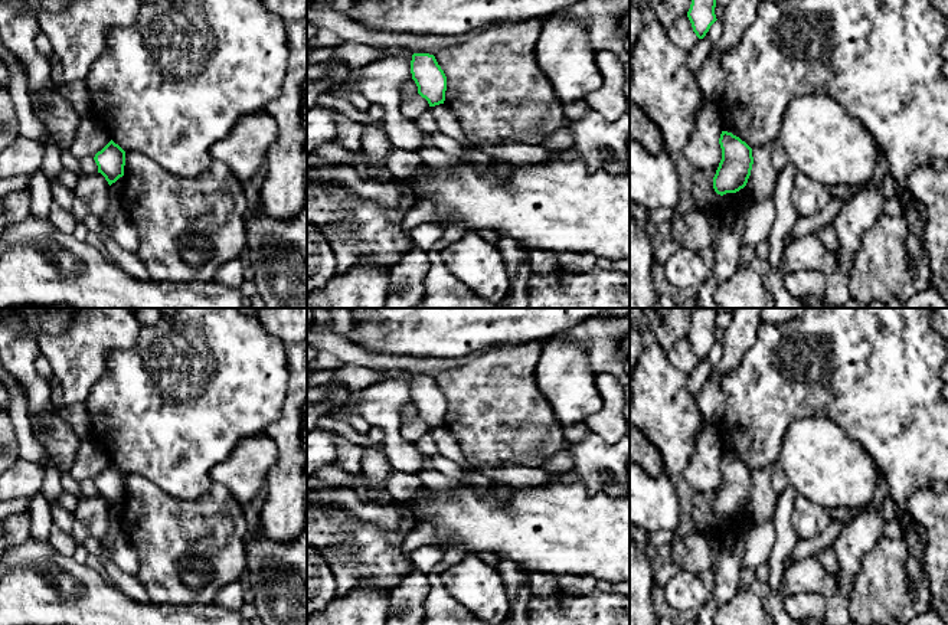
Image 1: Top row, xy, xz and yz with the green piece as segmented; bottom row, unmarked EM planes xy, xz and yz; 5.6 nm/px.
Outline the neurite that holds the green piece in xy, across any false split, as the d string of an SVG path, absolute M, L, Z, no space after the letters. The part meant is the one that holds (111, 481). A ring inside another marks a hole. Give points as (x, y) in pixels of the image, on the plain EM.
M112 462L94 480L98 495L101 495L111 508L124 498L125 474Z

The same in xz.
M413 376L411 396L418 409L418 416L428 423L429 429L444 426L447 399L434 377Z

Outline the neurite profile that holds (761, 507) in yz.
M777 464L752 471L754 487L746 511L754 526L772 521L778 494L771 485L771 475Z

